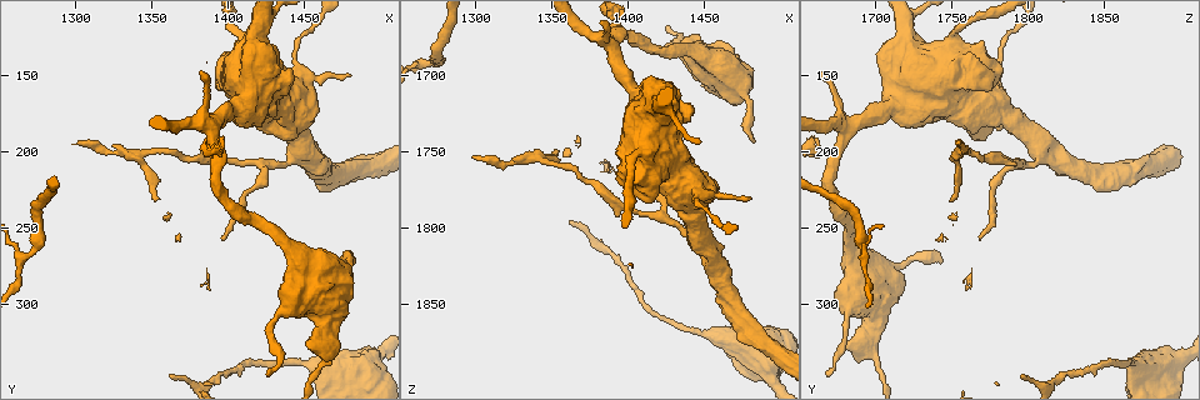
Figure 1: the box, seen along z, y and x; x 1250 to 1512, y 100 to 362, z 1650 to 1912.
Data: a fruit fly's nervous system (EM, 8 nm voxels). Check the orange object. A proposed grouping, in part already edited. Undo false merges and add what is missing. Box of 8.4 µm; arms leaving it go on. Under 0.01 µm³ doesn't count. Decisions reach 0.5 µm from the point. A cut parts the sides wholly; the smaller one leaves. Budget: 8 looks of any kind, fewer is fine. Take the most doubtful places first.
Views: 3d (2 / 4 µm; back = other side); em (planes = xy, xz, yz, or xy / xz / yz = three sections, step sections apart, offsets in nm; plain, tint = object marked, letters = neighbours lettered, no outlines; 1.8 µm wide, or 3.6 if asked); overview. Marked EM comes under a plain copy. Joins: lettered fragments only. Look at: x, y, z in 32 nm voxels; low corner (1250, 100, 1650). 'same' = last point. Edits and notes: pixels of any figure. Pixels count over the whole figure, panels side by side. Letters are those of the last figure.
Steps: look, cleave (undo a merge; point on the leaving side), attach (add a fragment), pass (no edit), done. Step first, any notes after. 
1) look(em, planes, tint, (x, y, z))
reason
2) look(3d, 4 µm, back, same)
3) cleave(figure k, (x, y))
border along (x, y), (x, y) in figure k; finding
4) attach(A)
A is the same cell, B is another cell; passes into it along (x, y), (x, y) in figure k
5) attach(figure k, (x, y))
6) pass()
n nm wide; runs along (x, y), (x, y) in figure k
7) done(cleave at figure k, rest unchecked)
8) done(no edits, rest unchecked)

look(3d, 4 µm, (1340, 204, 1754))
arms part here

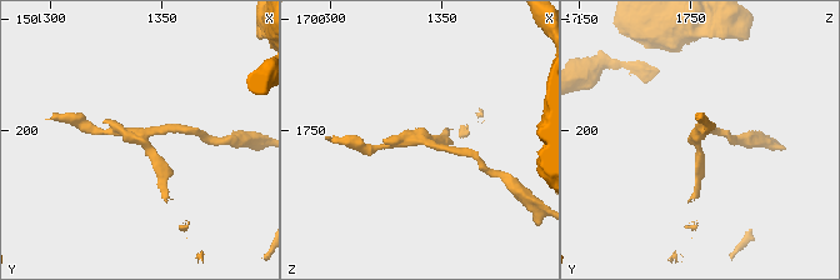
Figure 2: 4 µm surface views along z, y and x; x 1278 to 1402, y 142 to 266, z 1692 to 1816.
look(em, planes, letters, (1341, 203, 1753))
need the tissue

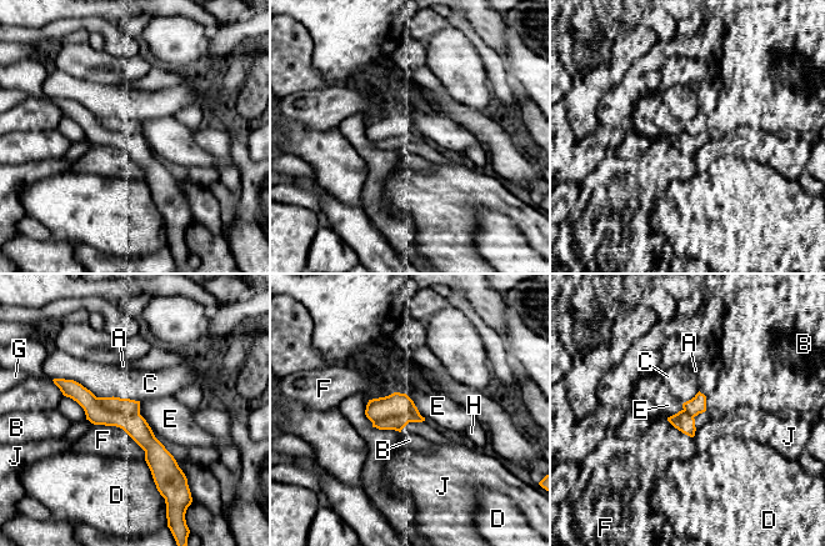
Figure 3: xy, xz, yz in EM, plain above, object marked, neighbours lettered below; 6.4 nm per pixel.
cleave(figure 3, (396, 404))
A, B, C, D, E, F, G, H and J are other cells; border along (419, 414), (403, 412), (373, 422) in figure 3; two neurons meet here

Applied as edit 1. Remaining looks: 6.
look(3d, 2 µm, (1362, 346, 1798))
end of a long branch

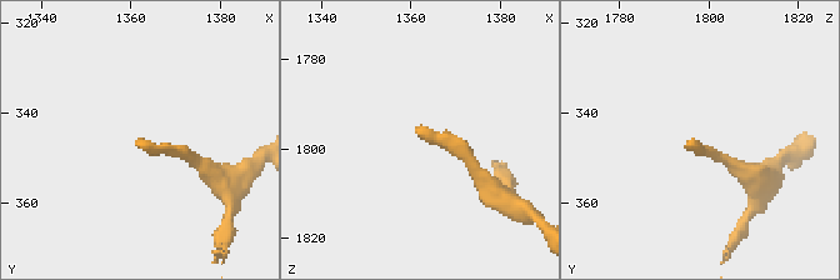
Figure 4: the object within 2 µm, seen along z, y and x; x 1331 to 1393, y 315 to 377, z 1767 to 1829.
look(em, 3.6 µm, xz, step 16, tint, (1362, 347, 1797))
need the tissue

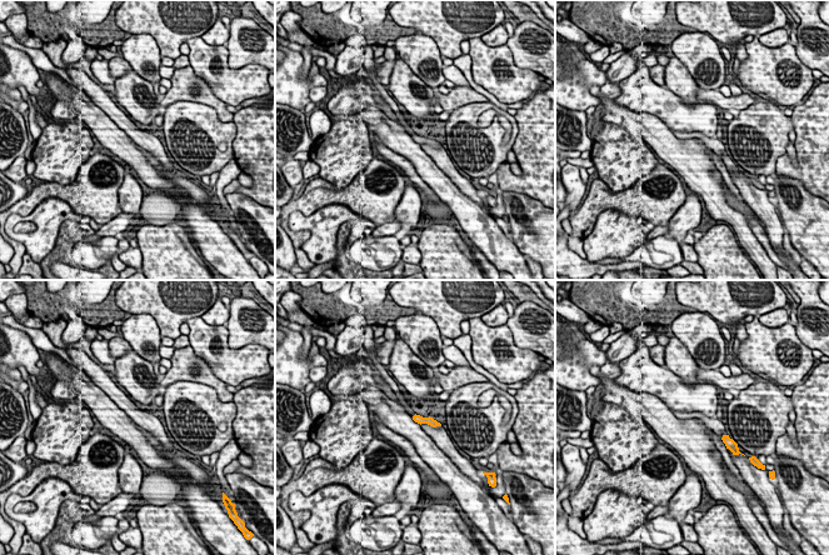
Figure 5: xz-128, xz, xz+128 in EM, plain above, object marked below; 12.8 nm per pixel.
look(em, 3.6 µm, planes, letters, same)
cut it another way

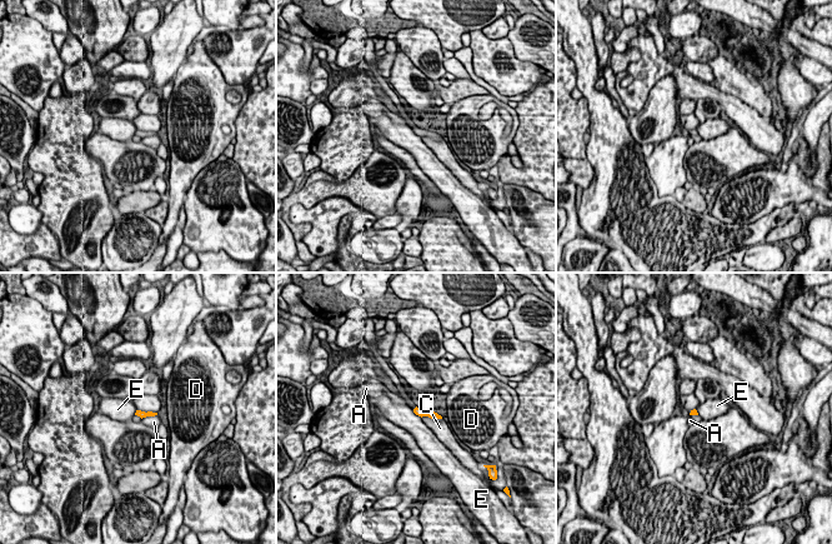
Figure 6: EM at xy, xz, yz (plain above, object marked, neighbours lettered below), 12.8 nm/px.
pass()
70 nm wide; A, C, D and E are other cells; runs along (415, 410), (439, 417) in figure 6; none of them fits

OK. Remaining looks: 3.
look(3d, 4 µm, (1442, 174, 1782))
calibre changes

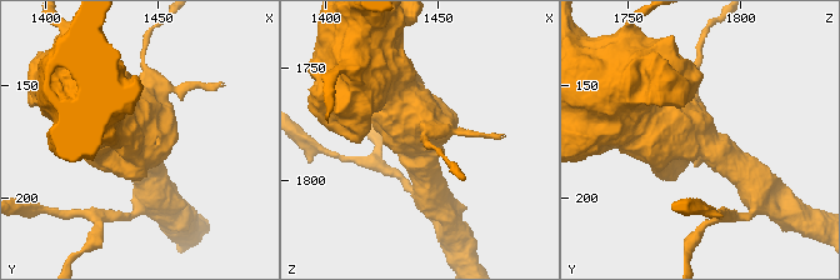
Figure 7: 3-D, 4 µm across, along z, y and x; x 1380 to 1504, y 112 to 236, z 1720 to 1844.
look(em, 3.6 µm, planes, tint, (1443, 174, 1782))

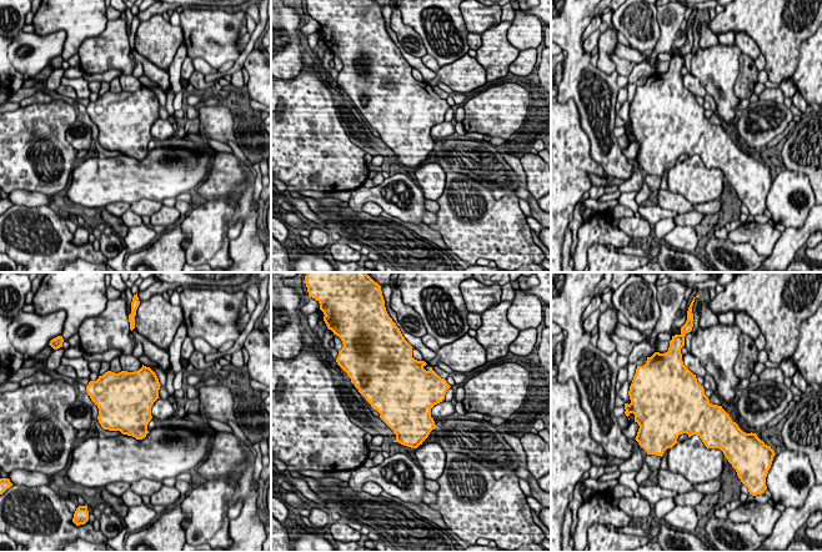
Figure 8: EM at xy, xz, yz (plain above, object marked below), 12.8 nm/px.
look(em, 3.6 µm, planes, letters, same)

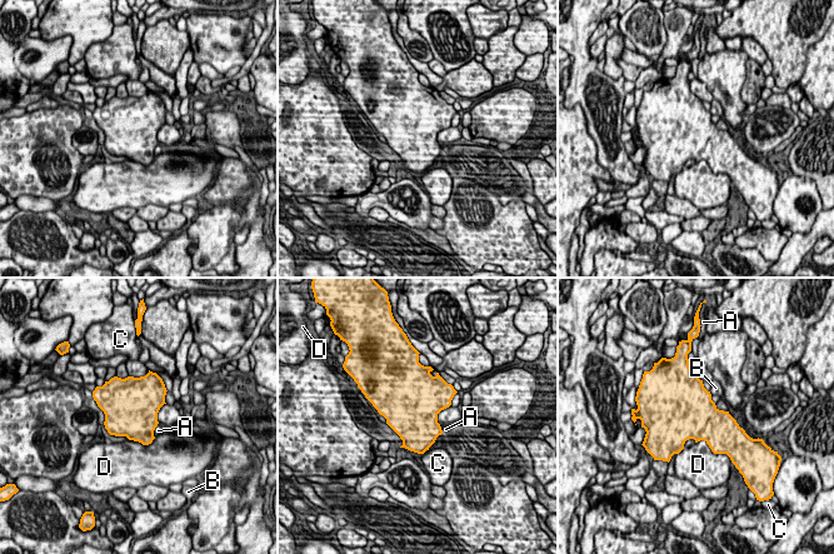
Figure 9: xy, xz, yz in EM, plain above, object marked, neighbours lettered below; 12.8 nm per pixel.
pass()
700 nm wide; A, B, C and D are other cells; all the same neuron

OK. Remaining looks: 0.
done(cleave at figure 3, rest unchecked)

